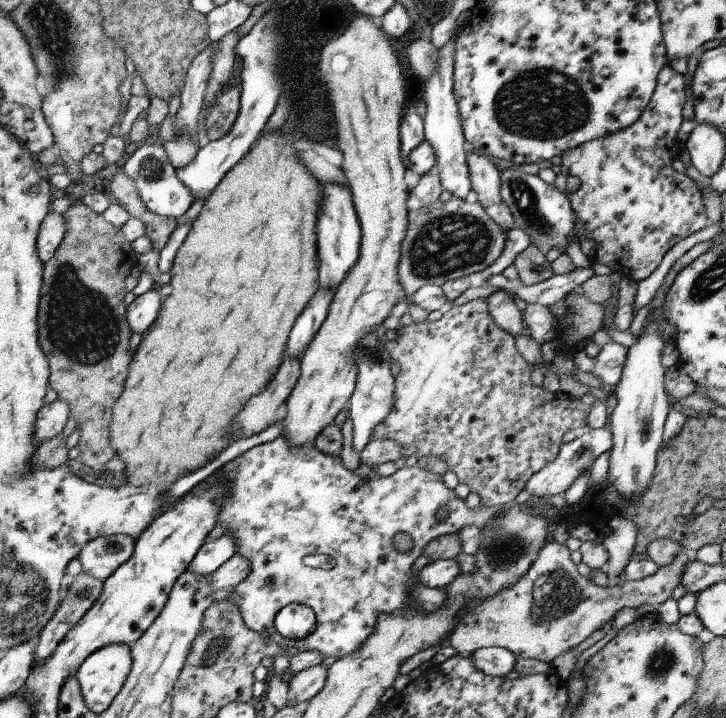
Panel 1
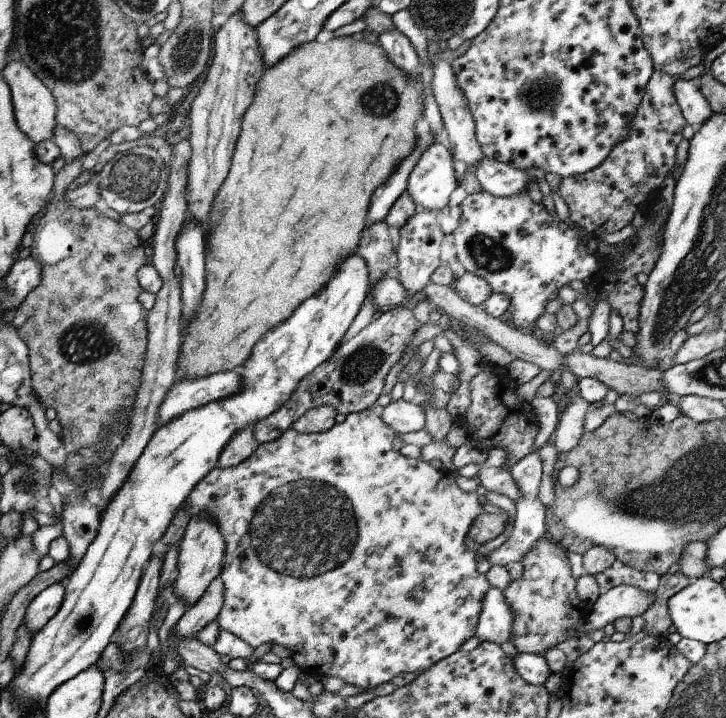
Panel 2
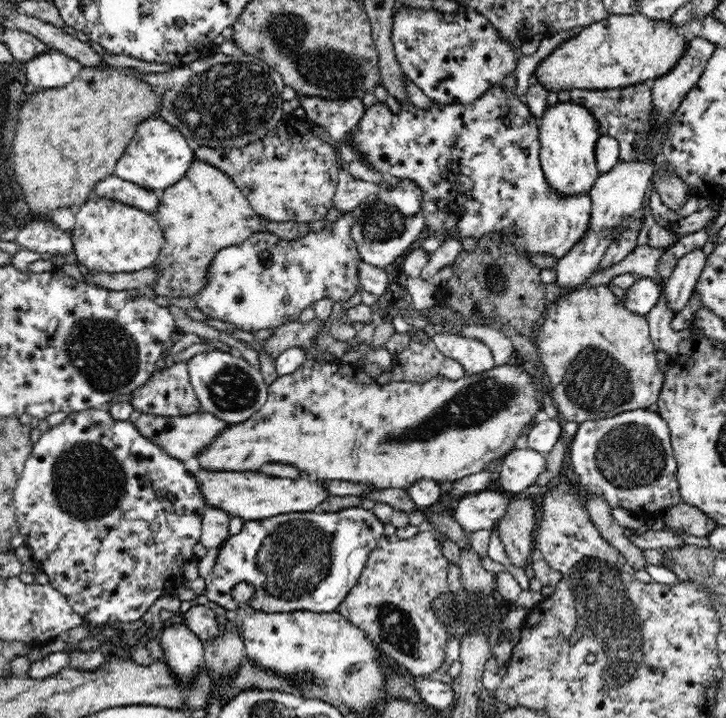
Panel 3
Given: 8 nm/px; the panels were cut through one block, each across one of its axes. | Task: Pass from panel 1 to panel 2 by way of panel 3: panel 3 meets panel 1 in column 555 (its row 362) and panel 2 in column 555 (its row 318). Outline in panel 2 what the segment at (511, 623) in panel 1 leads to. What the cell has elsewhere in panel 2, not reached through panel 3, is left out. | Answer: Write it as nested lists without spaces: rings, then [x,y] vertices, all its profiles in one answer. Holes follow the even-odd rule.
[[[548,536],[536,541],[534,546],[523,556],[521,560],[523,573],[520,578],[512,579],[508,587],[503,590],[505,602],[510,606],[513,614],[513,627],[511,641],[514,643],[518,653],[540,654],[555,647],[560,642],[572,635],[573,629],[584,625],[592,605],[580,600],[576,593],[576,580],[570,571],[568,552],[559,547]]]

